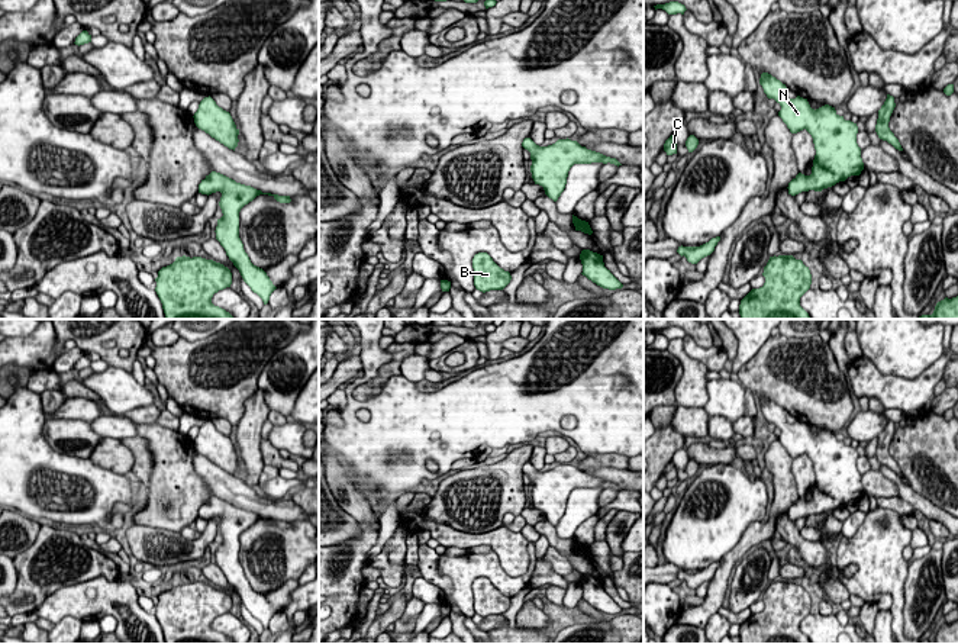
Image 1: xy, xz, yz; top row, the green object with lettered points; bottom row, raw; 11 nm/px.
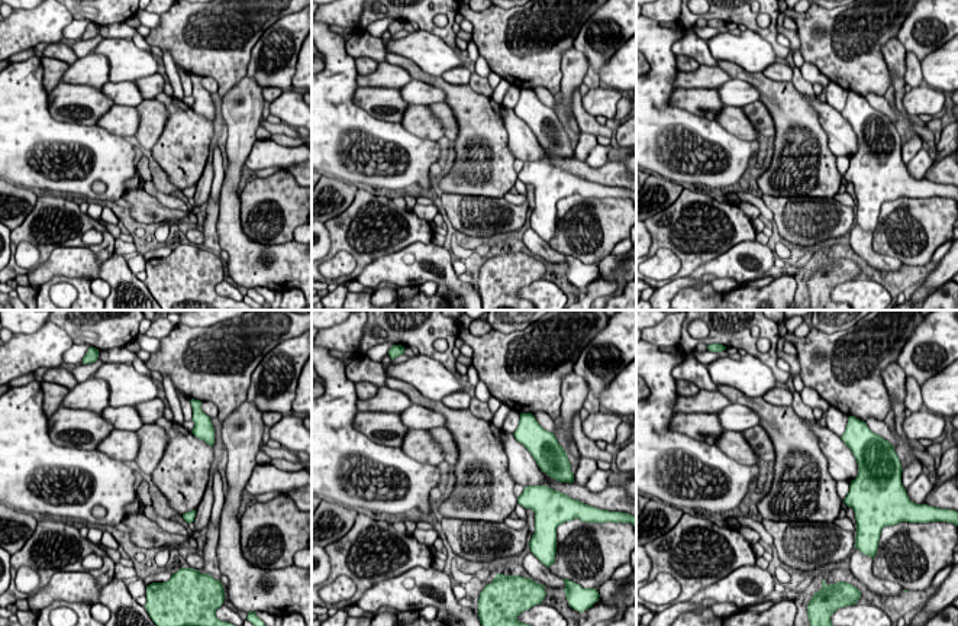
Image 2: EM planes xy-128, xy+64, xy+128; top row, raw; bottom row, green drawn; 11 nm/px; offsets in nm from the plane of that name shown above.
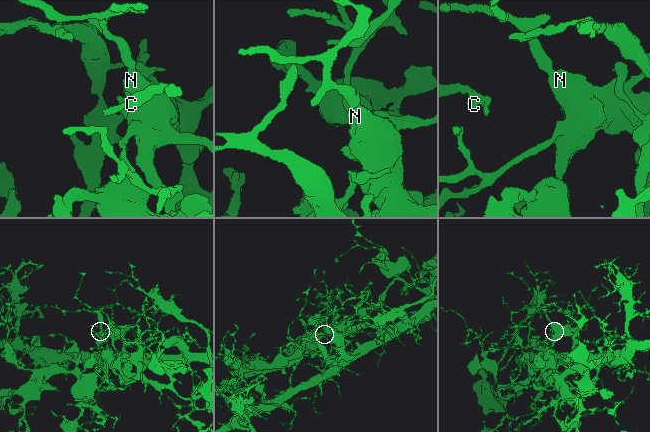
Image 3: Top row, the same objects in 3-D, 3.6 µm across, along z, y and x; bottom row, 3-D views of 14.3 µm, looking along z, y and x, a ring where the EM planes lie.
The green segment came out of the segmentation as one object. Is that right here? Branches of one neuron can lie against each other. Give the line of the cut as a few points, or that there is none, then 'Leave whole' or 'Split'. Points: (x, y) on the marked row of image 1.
Split along xz (539, 147), (531, 158). Split

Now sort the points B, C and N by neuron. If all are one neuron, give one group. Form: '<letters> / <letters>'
B C / N

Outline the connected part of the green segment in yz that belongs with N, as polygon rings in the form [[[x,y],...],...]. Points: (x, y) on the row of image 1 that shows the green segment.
[[[762,73],[759,84],[768,99],[774,99],[781,110],[778,116],[791,133],[806,129],[815,144],[816,155],[812,174],[799,173],[790,183],[788,190],[815,190],[832,187],[851,176],[859,176],[864,170],[861,148],[857,144],[858,126],[839,116],[835,107],[825,104],[812,109],[807,99],[786,96],[786,84],[768,73]]]

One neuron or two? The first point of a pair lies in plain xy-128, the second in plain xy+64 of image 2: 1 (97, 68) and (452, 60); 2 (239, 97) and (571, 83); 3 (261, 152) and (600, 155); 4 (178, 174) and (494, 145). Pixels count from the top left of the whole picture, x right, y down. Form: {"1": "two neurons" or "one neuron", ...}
{"1": "two neurons", "2": "one neuron", "3": "one neuron", "4": "one neuron"}

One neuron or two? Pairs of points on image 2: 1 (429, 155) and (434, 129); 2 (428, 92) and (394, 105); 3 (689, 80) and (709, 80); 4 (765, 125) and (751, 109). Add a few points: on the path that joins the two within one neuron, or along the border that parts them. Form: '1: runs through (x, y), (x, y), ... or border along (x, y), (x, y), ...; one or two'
1: border along (402, 125), (412, 134), (435, 142); two
2: border along (399, 89), (409, 105); two
3: runs through (693, 80), (705, 80); one
4: runs through (761, 120), (755, 113); one

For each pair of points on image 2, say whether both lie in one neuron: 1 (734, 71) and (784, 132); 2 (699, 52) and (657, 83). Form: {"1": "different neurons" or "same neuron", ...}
{"1": "same neuron", "2": "different neurons"}

